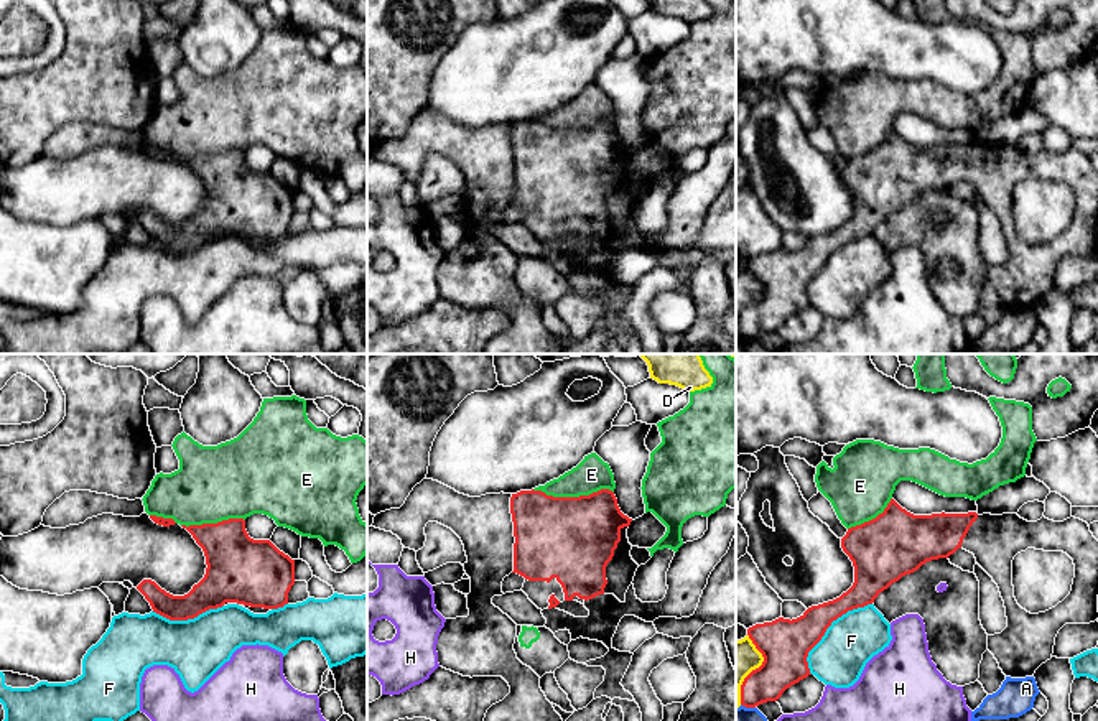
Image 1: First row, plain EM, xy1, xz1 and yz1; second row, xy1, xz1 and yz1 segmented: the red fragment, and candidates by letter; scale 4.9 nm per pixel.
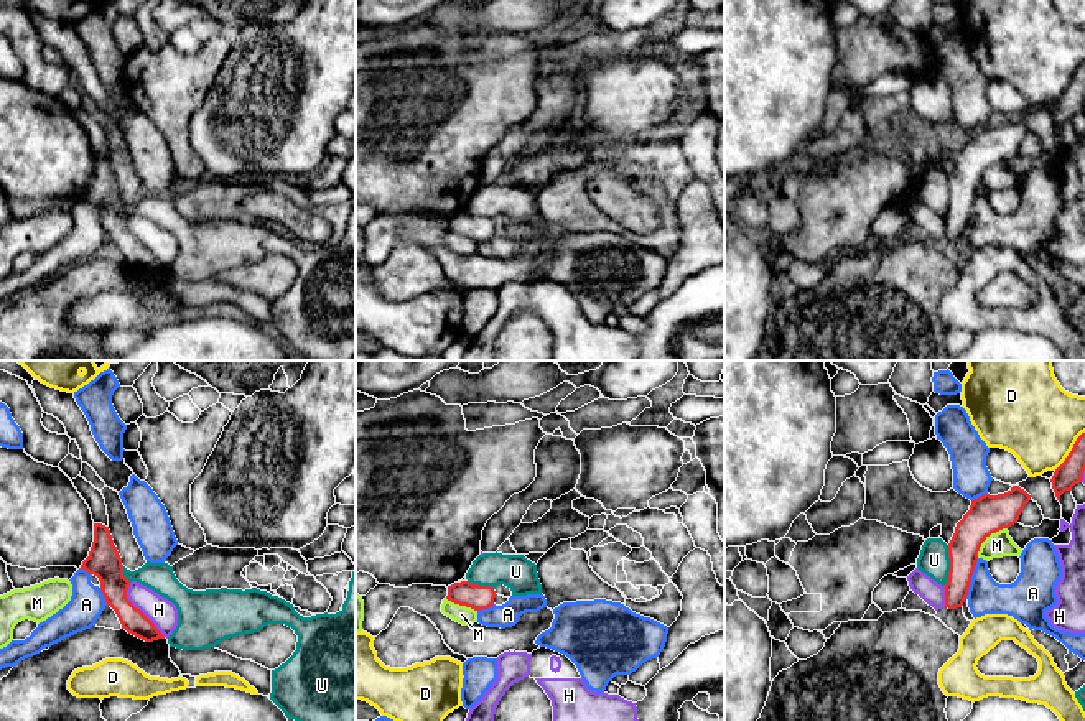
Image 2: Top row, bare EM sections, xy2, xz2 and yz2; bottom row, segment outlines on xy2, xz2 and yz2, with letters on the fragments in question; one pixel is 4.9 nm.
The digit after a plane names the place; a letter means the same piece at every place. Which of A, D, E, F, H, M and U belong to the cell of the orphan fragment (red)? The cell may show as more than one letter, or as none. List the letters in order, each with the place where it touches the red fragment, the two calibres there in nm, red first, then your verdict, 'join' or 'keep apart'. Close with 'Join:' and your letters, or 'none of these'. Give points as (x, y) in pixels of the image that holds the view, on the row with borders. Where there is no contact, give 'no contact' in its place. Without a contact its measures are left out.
A: meets red in yz2 at (970, 578); 160 nm thick on the red side, 180 nm on the other; keep apart
D: meets red in yz1 at (756, 669); 240 nm thick on the red side, 190 nm on the other; keep apart
E: meets red in xz1 at (573, 497); 420 nm thick on the red side, 170 nm on the other; keep apart
F: meets red in yz1 at (827, 627); 240 nm thick on the red side, 260 nm on the other; keep apart
H: meets red in xy2 at (139, 609); 140 nm thick on the red side, 140 nm on the other; keep apart
M: meets red in yz2 at (985, 539); 190 nm thick on the red side, 120 nm on the other; keep apart
U: meets red in yz2 at (950, 565); 160 nm thick on the red side, 150 nm on the other; keep apart
Join: none of these

